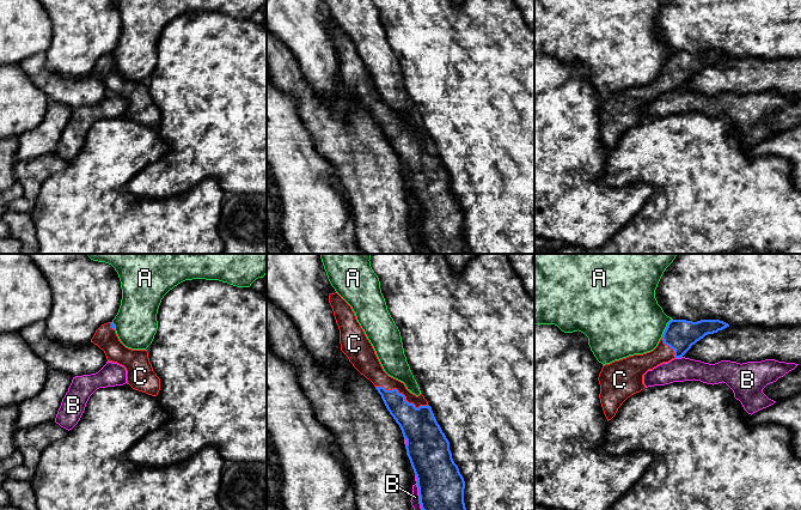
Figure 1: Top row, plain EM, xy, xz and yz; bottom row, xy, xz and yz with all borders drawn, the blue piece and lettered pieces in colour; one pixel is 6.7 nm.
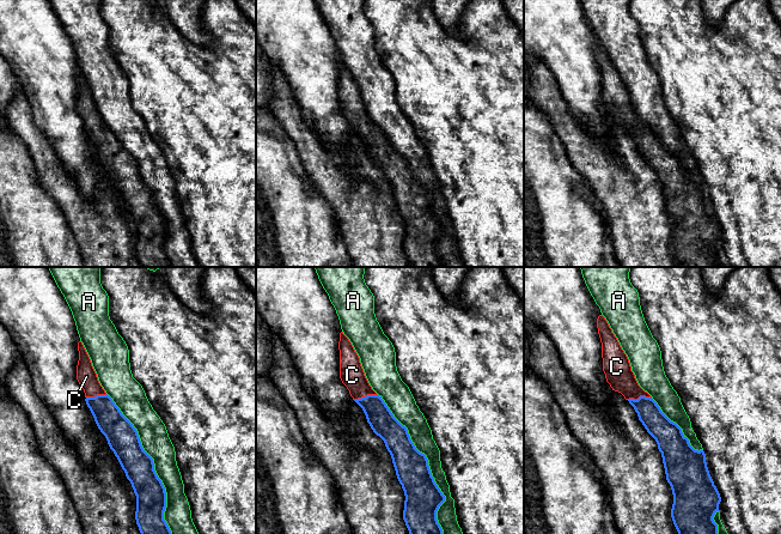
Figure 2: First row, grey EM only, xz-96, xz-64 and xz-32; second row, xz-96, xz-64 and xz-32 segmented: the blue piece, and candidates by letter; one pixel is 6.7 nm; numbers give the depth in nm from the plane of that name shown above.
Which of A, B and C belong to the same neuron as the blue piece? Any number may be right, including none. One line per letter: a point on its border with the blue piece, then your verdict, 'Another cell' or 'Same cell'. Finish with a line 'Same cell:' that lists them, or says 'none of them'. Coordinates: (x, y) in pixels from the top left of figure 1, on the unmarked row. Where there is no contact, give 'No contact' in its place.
A: Touches blue at yz (666, 60). Another cell
B: Touches blue at xz (420, 230). Another cell
C: Touches blue at xz (402, 126). Same cell
Same cell: C

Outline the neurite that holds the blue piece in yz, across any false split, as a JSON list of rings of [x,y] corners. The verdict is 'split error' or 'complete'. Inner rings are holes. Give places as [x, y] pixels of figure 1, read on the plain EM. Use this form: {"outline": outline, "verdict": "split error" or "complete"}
{"outline": [[[671,51],[658,78],[647,85],[634,86],[603,97],[598,113],[604,146],[611,152],[622,135],[646,120],[643,107],[662,95],[681,90],[692,77],[708,66],[729,59],[720,51]]], "verdict": "split error"}

